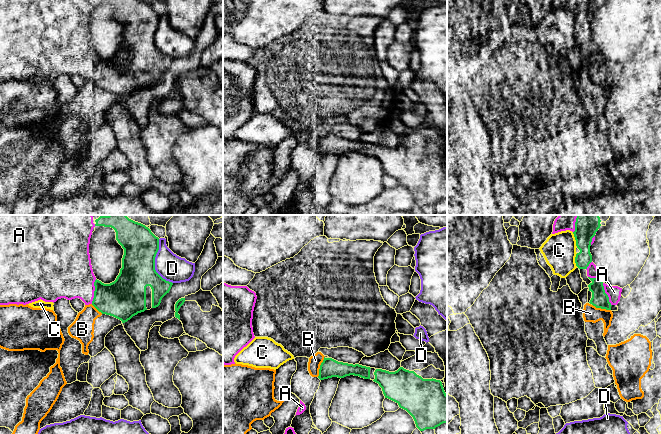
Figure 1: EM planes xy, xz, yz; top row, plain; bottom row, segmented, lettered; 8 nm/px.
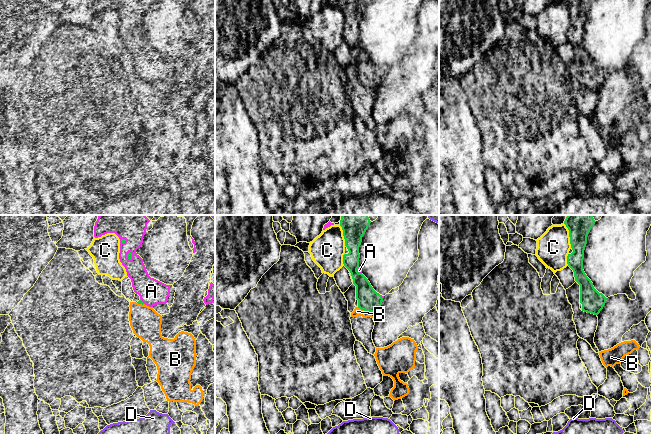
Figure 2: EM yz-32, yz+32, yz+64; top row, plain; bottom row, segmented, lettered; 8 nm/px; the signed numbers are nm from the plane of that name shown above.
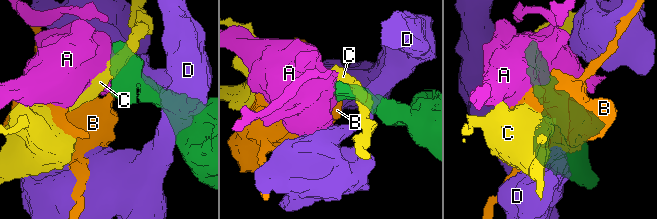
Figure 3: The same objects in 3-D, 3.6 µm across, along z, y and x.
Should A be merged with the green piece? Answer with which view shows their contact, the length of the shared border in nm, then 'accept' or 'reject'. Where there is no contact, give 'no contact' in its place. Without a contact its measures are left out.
xy | 200 nm | accept

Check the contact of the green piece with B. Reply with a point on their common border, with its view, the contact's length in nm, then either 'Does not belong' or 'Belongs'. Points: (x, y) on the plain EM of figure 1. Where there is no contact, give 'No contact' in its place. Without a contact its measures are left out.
Touches green at xz (320, 142). Shared border 180 nm. Does not belong

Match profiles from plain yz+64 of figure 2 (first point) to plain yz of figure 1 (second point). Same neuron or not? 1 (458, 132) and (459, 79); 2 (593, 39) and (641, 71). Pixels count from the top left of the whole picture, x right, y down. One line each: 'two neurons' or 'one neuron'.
1: two neurons
2: two neurons

